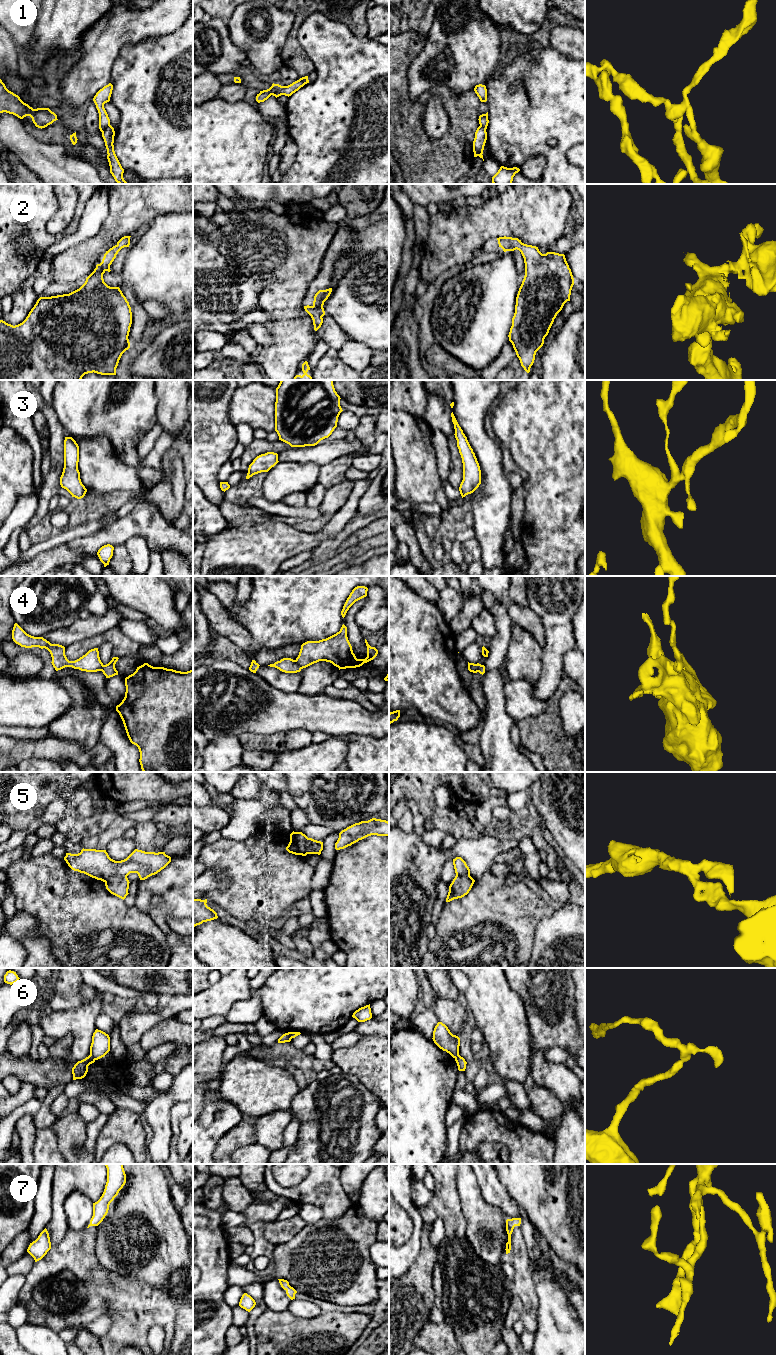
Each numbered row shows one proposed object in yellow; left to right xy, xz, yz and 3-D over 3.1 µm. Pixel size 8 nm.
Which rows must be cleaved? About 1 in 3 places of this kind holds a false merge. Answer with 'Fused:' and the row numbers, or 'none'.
Fused: 1, 4, 5, 6

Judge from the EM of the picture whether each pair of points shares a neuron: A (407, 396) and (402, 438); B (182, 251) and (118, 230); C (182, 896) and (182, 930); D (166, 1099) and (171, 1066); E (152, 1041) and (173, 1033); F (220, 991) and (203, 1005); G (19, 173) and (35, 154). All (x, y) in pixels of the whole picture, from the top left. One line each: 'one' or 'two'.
A: two
B: two
C: two
D: two
E: one
F: one
G: two

